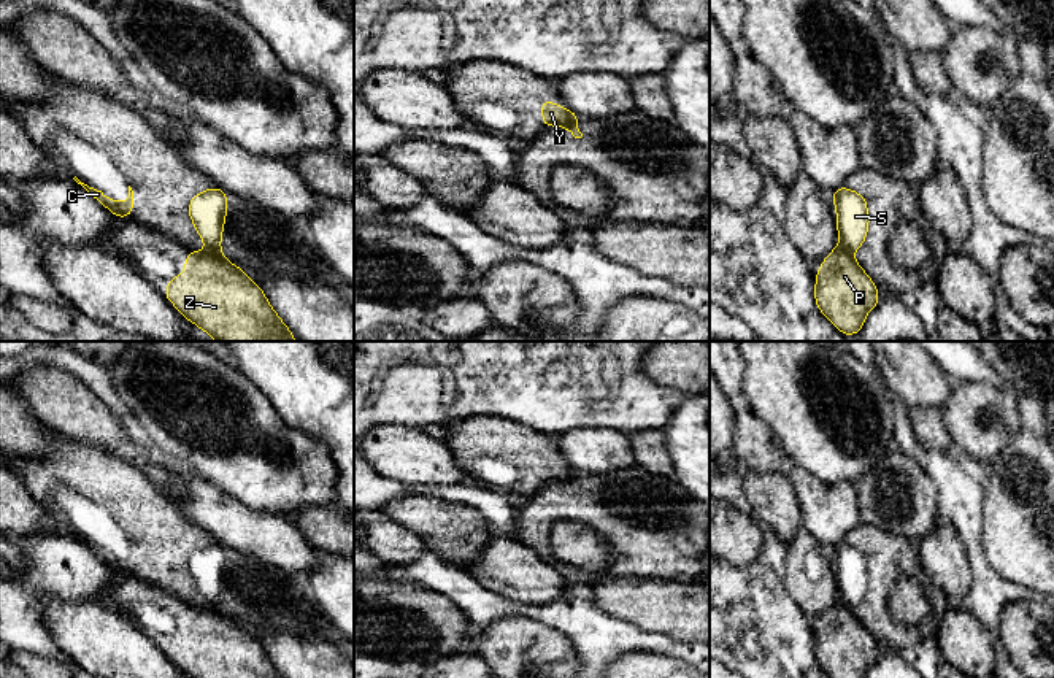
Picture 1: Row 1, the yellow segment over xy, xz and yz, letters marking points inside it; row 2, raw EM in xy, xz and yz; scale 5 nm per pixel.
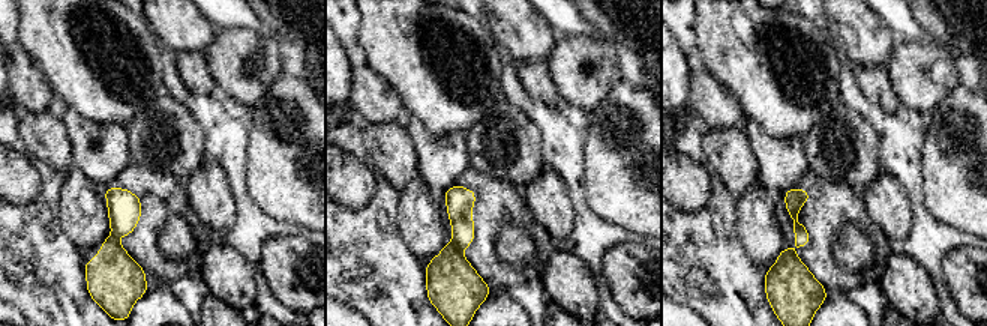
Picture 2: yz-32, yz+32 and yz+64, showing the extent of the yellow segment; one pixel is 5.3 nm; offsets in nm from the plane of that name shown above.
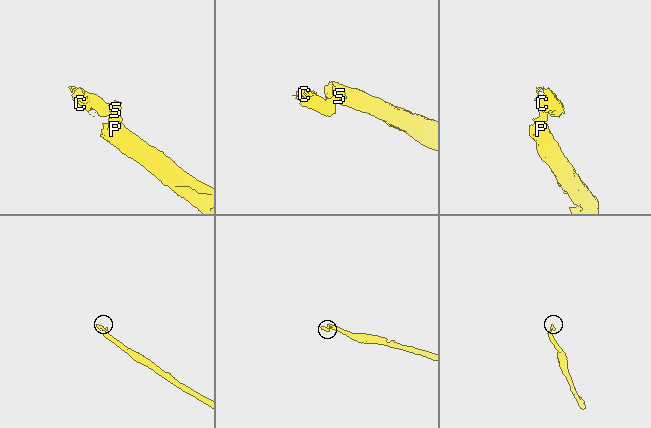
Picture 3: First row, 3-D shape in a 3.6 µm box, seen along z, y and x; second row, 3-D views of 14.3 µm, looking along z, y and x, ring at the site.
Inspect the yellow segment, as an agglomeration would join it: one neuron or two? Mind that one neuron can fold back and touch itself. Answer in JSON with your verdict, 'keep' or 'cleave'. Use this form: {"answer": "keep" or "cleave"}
{"answer": "cleave"}

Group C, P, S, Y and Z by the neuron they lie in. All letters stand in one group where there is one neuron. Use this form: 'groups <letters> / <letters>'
groups C S / P Y Z

